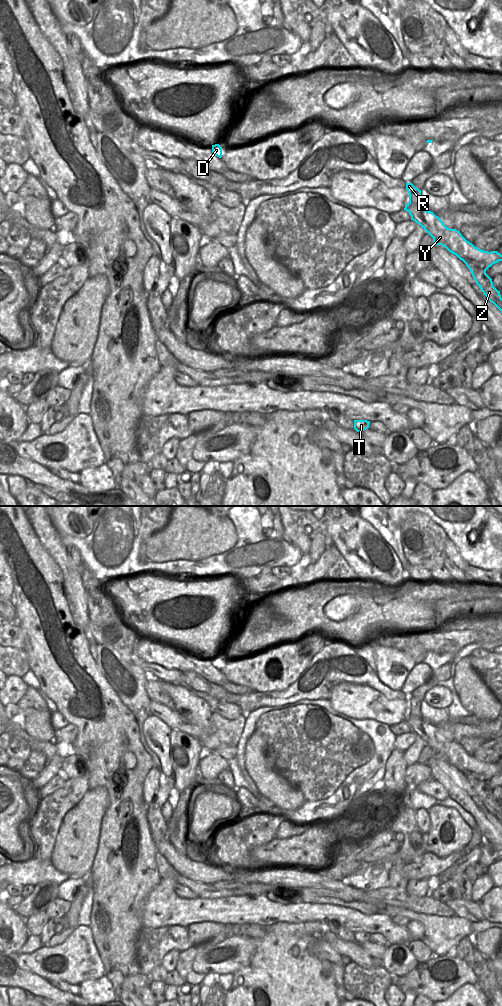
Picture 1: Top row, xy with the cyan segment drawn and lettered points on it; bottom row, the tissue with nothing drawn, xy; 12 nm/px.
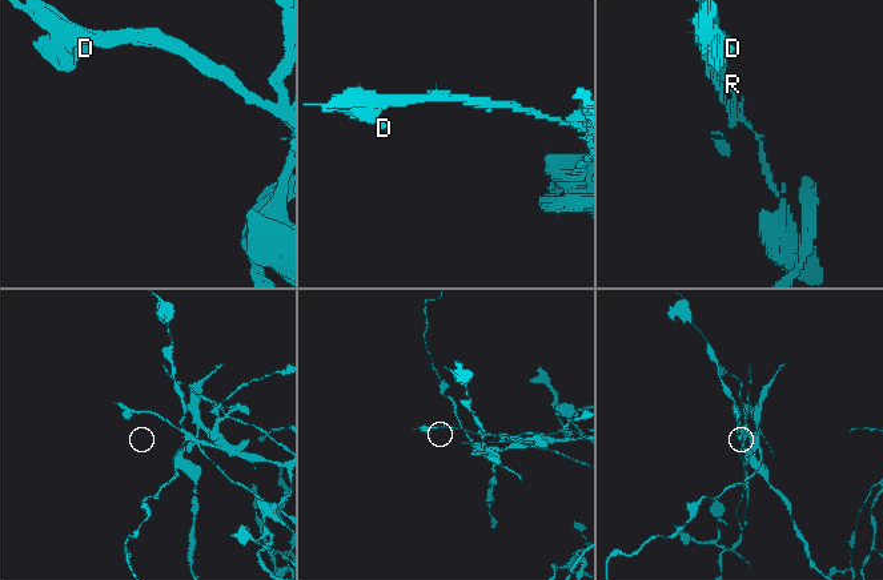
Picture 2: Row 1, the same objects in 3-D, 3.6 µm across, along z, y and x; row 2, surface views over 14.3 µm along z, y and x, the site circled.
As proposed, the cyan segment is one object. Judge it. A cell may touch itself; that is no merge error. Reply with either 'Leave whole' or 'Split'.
Split

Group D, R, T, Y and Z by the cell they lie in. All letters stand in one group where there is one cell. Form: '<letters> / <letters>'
D T Y Z / R

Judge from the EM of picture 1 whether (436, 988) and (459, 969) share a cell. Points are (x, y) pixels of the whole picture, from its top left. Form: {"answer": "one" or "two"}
{"answer": "one"}

